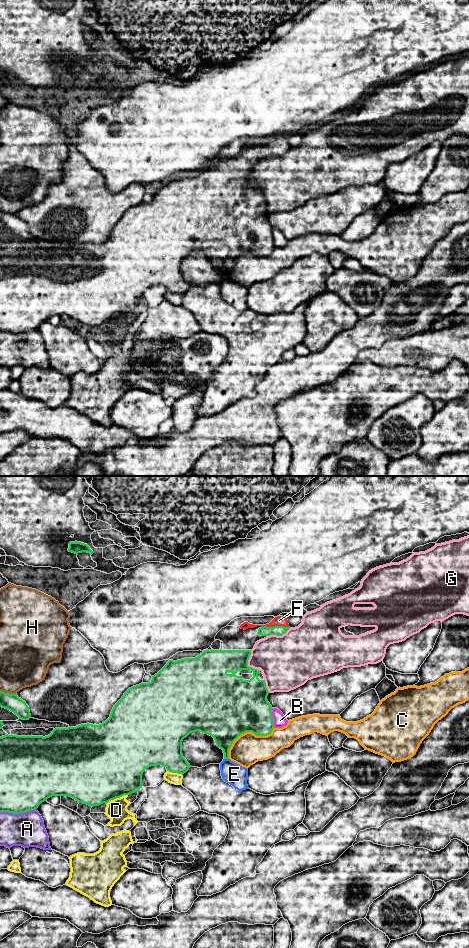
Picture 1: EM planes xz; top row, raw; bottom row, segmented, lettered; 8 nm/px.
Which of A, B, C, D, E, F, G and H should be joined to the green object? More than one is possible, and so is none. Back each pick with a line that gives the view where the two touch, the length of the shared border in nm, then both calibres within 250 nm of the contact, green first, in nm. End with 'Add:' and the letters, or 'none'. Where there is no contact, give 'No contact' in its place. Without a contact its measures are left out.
F: Touches green in xz. Shared border 220 nm. Thickness 80 nm (green) against 80 nm
Add: F

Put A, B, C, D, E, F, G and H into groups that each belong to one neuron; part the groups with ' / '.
A D / B / C / E / F / G / H

